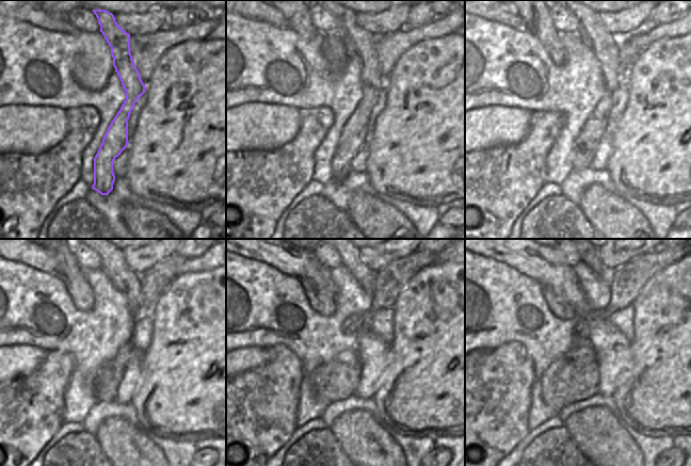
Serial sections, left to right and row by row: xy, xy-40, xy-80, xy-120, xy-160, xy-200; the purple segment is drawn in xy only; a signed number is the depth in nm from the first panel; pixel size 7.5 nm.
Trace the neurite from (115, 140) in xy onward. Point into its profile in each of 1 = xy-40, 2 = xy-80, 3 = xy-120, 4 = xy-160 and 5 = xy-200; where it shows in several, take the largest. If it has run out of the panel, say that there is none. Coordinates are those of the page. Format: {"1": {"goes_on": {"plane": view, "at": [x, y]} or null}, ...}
{"1": {"goes_on": {"plane": "xy-40", "at": [360, 44]}}, "2": {"goes_on": {"plane": "xy-80", "at": [605, 45]}}, "3": {"goes_on": {"plane": "xy-120", "at": [128, 283]}}, "4": {"goes_on": {"plane": "xy-160", "at": [366, 277]}}, "5": {"goes_on": {"plane": "xy-200", "at": [593, 260]}}}

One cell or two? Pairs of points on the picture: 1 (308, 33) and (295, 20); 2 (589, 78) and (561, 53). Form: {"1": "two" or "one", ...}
{"1": "one", "2": "two"}

